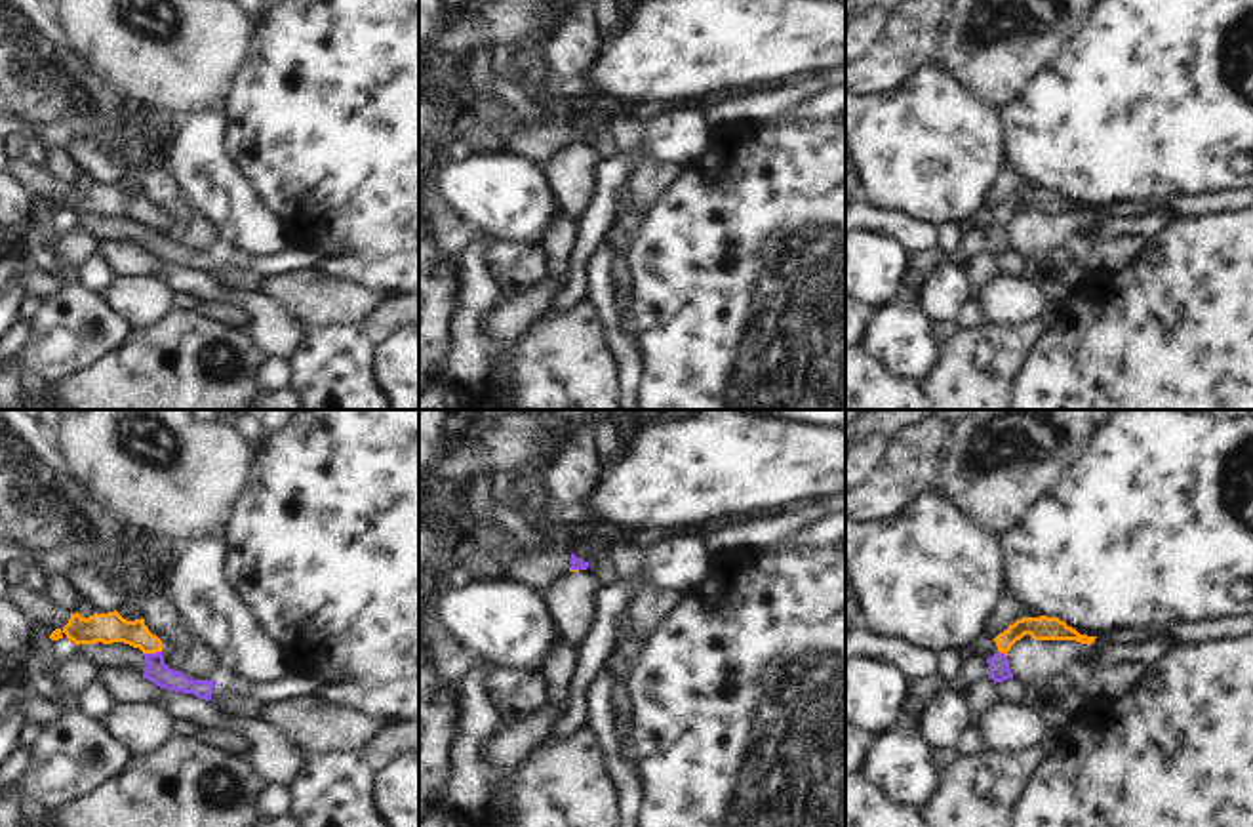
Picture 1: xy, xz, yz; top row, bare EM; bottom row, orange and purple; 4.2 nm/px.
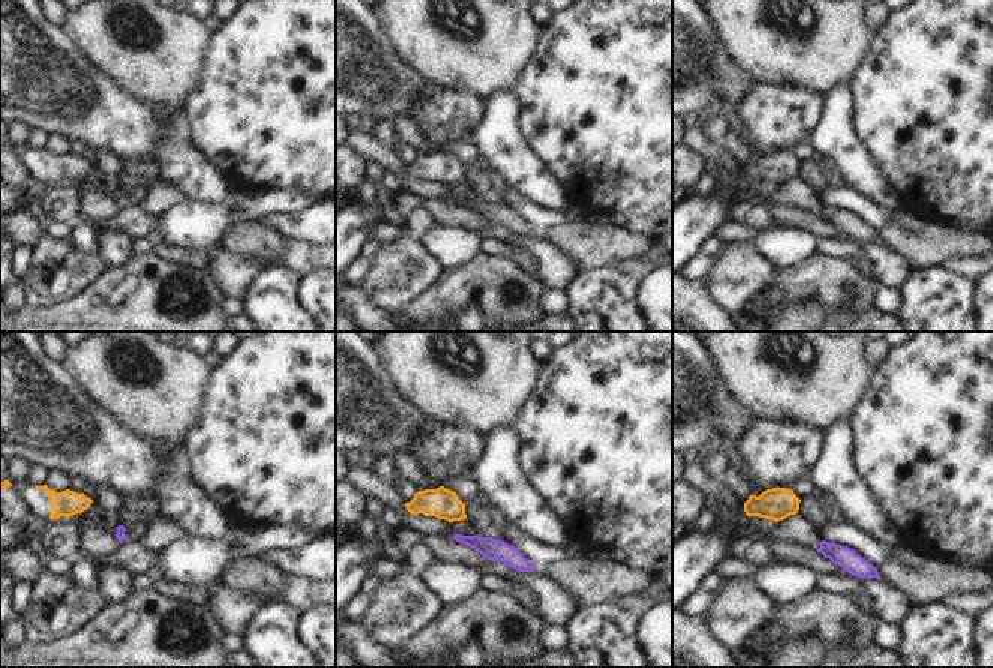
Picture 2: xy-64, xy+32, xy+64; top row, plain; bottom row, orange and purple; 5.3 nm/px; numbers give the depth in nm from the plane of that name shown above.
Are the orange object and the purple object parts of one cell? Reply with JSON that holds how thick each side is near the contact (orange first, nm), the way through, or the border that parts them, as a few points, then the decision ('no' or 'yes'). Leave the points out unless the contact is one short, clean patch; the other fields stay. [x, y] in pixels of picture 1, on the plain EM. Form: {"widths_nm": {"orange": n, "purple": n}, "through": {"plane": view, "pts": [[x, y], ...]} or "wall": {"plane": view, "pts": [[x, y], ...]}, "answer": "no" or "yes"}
{"widths_nm": {"orange": 130, "purple": 100}, "wall": {"plane": "xy", "pts": [[160, 223], [145, 227]]}, "answer": "no"}

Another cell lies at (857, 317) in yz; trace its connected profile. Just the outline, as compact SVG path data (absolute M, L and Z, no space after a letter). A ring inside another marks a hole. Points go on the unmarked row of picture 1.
M845 297L845 347L861 347L874 309Z

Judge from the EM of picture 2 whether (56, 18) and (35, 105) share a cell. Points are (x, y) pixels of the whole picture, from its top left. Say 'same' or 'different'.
different

